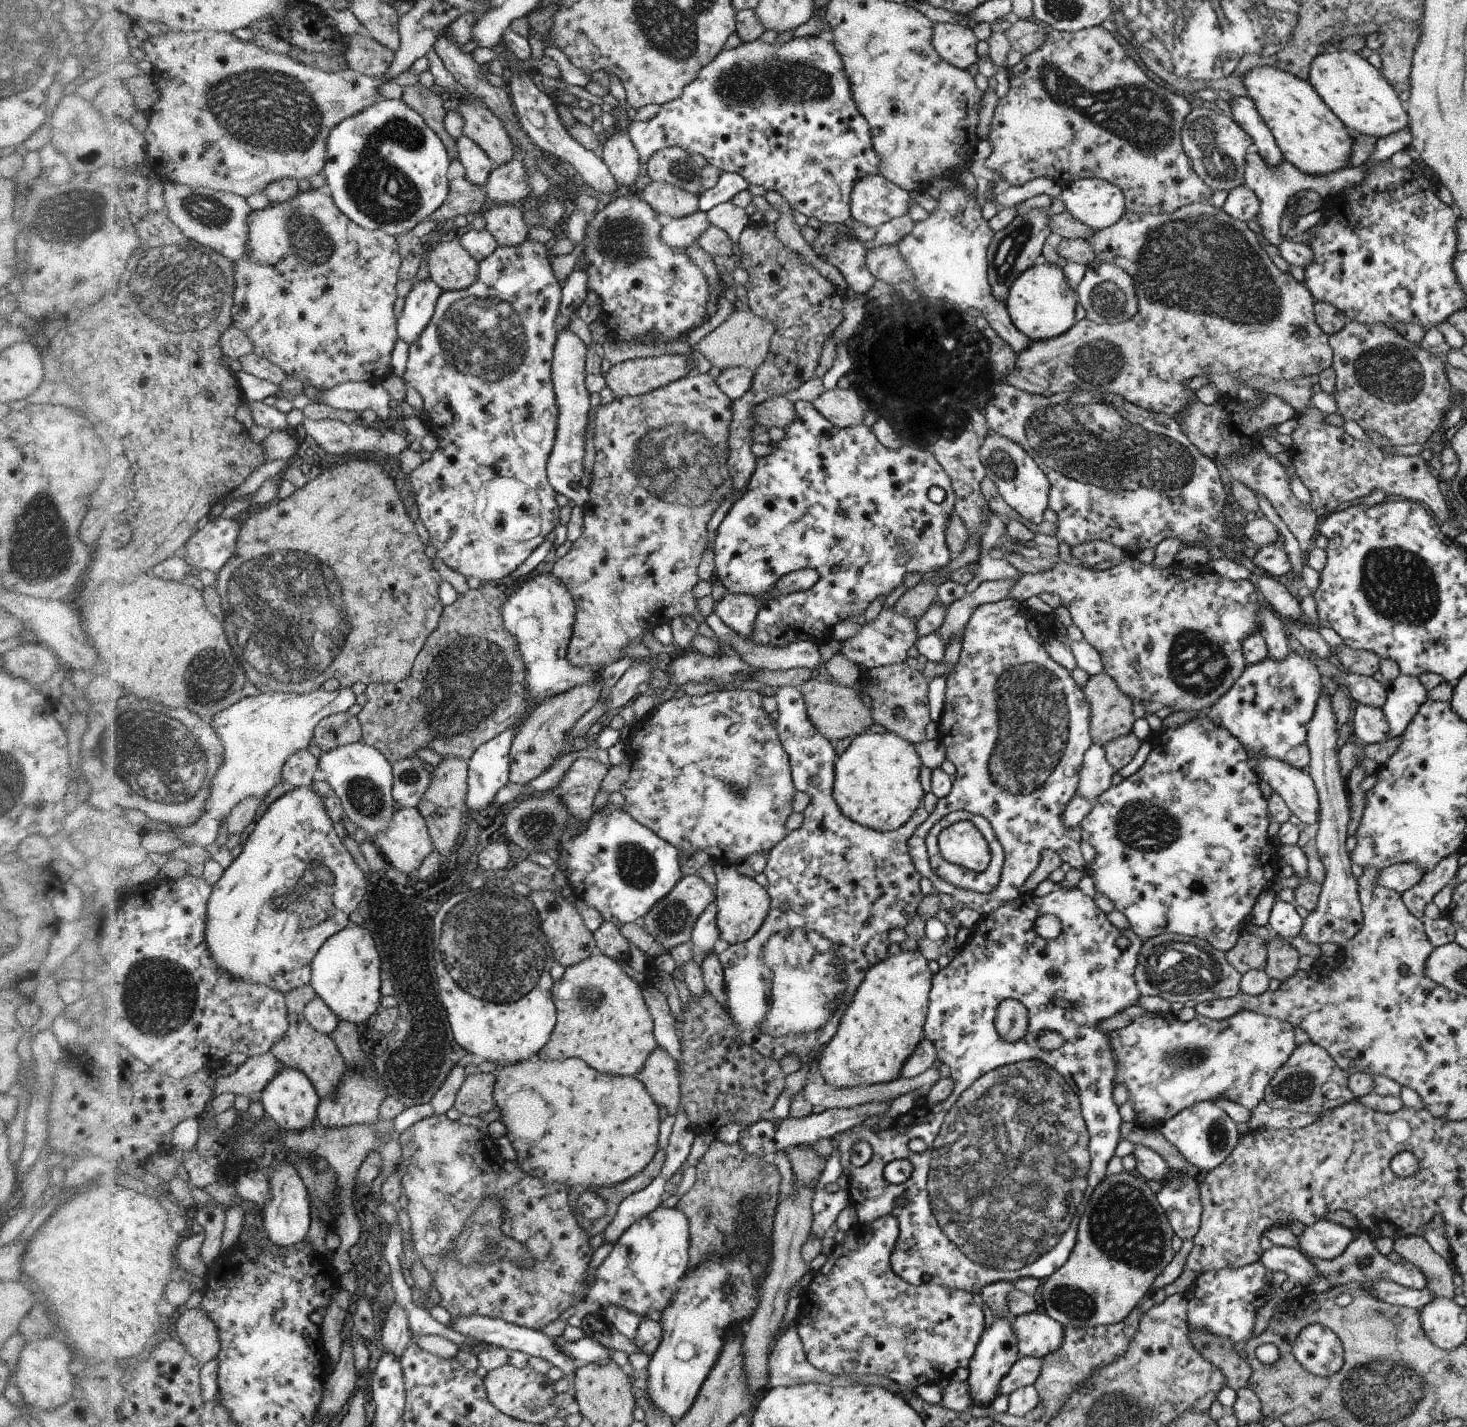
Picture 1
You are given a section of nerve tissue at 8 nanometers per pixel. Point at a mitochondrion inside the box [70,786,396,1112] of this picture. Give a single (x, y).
(162, 994)

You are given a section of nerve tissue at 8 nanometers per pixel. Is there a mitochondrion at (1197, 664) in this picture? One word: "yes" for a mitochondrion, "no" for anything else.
yes

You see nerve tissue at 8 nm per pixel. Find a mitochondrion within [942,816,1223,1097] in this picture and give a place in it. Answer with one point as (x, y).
(1188, 1057)

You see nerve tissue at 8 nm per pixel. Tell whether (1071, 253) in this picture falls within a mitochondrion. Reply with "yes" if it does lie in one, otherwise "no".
no

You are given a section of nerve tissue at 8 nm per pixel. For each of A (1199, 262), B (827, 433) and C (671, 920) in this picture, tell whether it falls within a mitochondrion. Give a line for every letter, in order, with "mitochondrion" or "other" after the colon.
A: mitochondrion
B: other
C: mitochondrion

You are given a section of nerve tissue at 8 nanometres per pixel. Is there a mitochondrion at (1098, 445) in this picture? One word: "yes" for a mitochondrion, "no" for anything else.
yes

